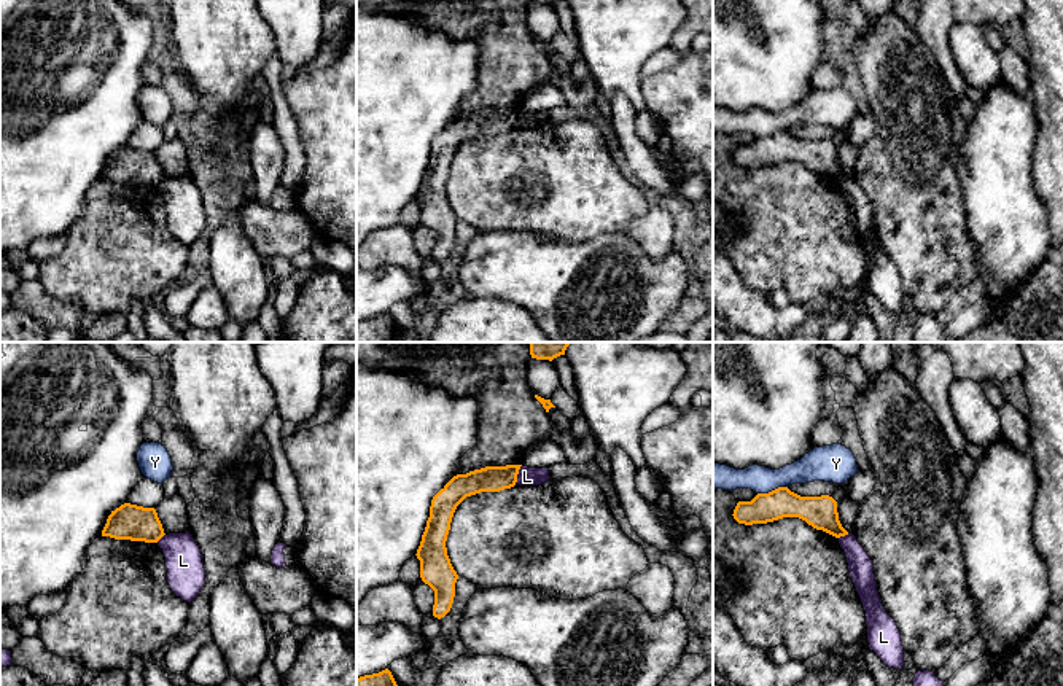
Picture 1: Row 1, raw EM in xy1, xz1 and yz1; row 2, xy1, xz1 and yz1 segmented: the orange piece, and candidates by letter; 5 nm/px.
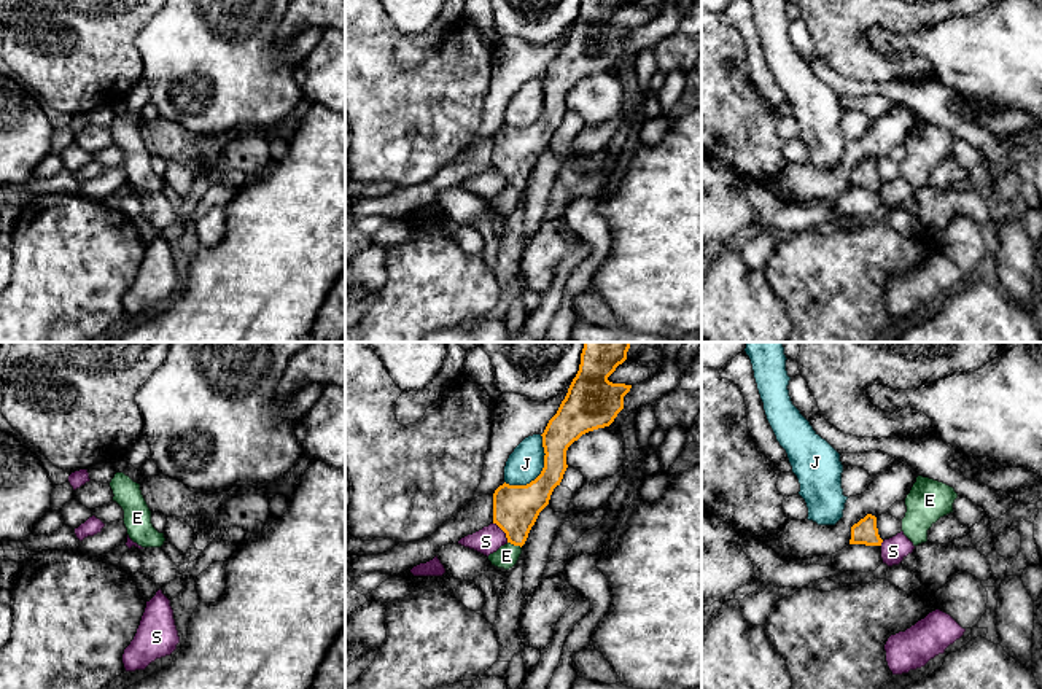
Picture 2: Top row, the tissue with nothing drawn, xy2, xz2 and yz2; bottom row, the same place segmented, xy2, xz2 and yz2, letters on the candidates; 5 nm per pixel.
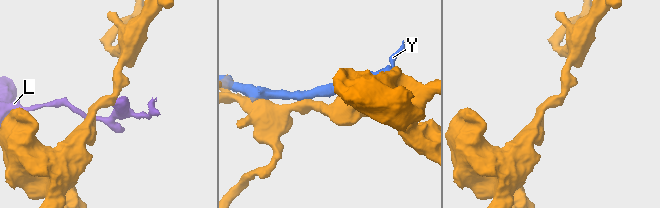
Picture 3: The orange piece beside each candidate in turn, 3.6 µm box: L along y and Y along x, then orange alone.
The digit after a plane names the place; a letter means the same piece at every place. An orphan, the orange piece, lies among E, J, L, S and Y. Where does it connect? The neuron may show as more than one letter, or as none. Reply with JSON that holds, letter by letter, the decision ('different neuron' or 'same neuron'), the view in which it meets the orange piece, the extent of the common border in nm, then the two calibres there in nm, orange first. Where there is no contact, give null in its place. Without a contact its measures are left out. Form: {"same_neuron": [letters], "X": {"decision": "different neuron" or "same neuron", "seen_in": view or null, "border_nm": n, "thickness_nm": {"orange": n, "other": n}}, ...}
{"same_neuron": ["E"], "E": {"decision": "same neuron", "seen_in": "xz2", "border_nm": 80, "thickness_nm": {"orange": 240, "other": 110}}, "J": {"decision": "different neuron", "seen_in": "xz2", "border_nm": 320, "thickness_nm": {"orange": 240, "other": 180}}, "L": {"decision": "different neuron", "seen_in": "xz1", "border_nm": 100, "thickness_nm": {"orange": 130, "other": 100}}, "S": {"decision": "different neuron", "seen_in": "xz2", "border_nm": 130, "thickness_nm": {"orange": 240, "other": 140}}, "Y": {"decision": "different neuron", "seen_in": "yz1", "border_nm": 160, "thickness_nm": {"orange": 160, "other": 140}}}

